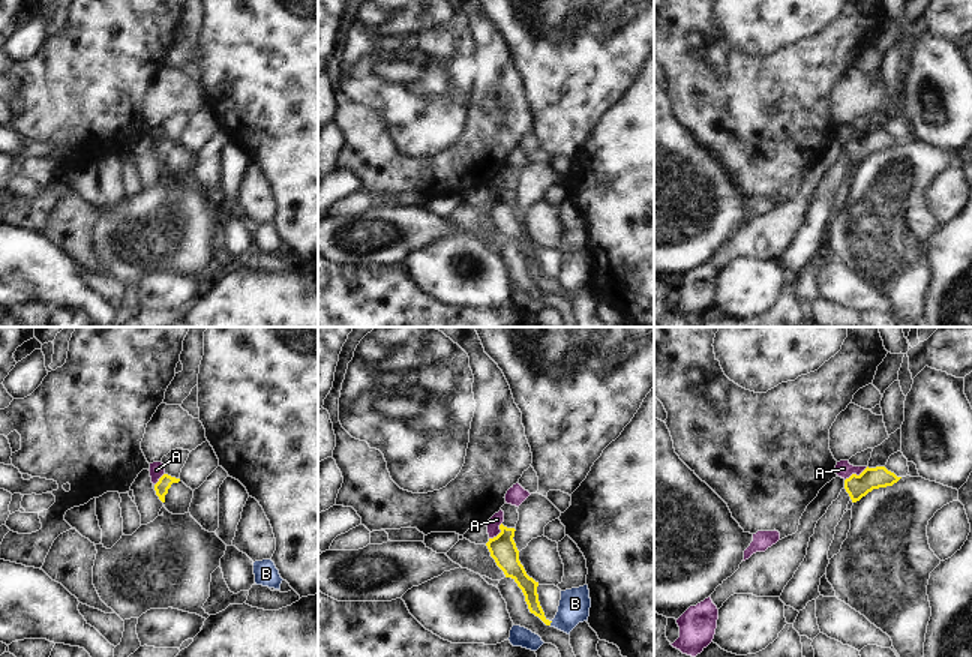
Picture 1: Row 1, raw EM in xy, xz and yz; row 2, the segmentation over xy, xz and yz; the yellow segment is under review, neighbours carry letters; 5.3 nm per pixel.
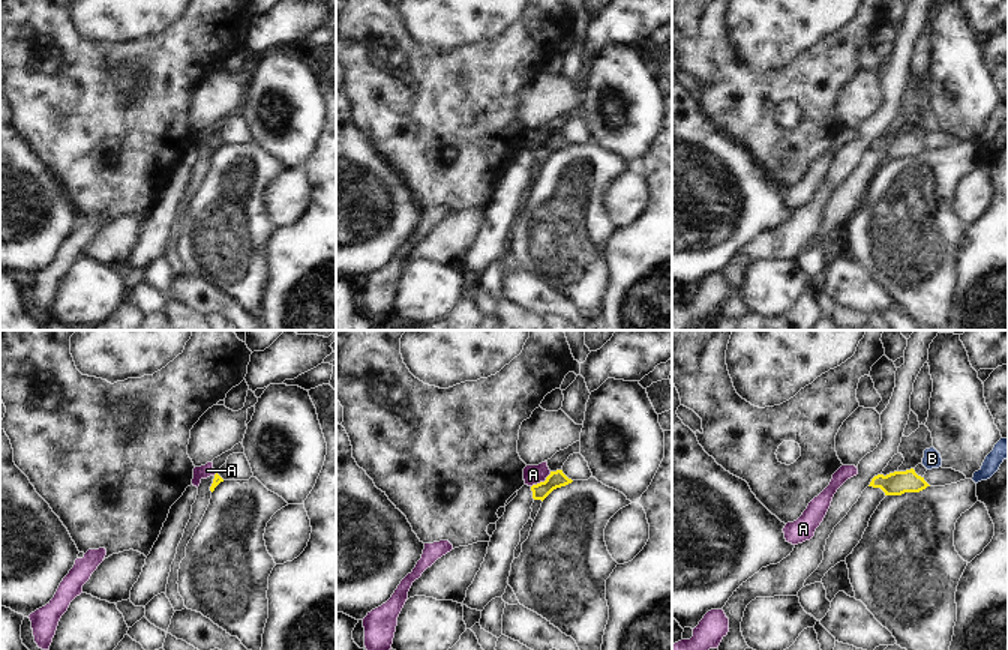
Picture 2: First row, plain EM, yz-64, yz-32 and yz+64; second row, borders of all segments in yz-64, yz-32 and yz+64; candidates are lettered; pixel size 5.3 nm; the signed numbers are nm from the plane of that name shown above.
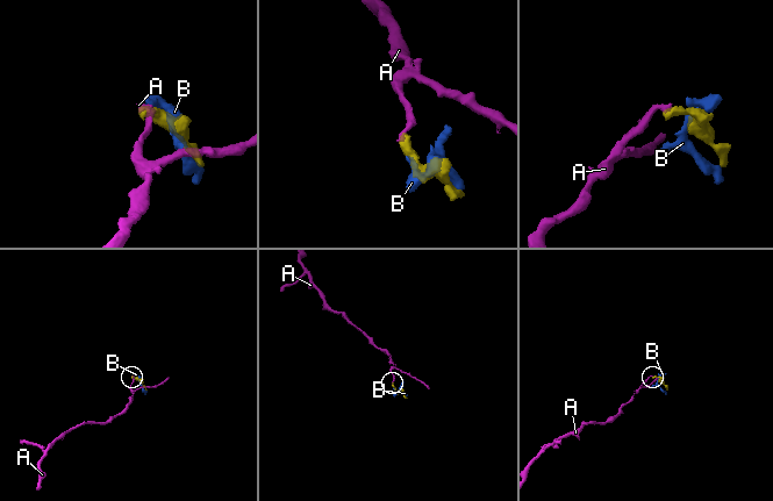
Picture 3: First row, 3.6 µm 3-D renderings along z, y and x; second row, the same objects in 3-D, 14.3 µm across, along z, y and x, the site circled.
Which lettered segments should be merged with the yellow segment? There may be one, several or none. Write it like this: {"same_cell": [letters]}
{"same_cell": []}

